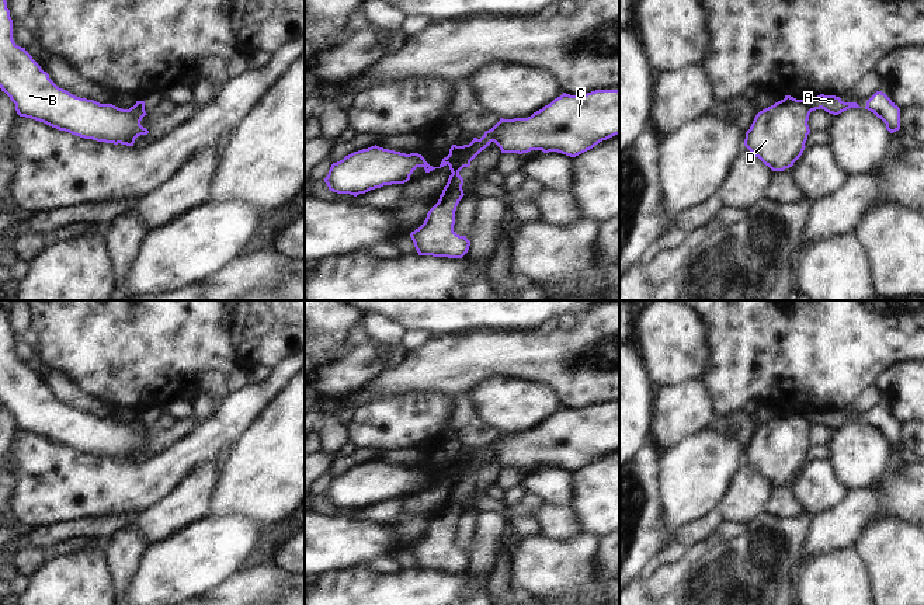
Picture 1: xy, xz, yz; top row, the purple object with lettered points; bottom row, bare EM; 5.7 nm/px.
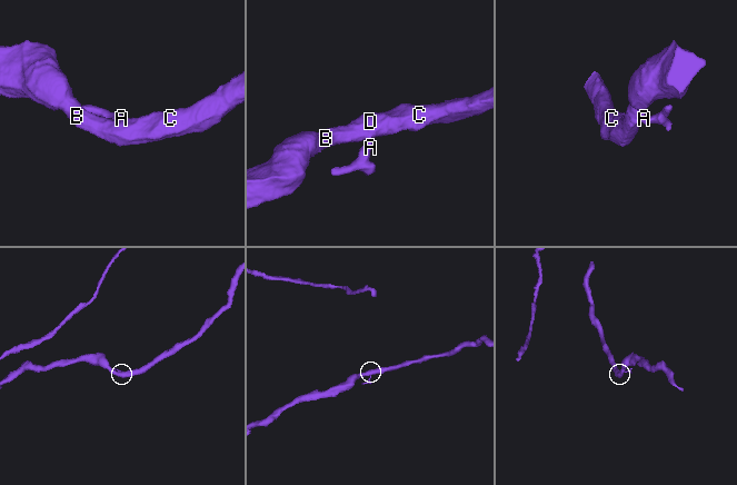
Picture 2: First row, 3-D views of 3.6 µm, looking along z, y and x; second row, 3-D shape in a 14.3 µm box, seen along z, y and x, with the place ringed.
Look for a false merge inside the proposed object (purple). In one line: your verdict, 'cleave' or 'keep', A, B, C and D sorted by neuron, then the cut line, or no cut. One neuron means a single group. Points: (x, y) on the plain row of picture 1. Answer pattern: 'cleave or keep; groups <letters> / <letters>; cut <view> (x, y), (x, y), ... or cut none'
cleave; groups A / B C D; cut yz (806, 416), (812, 424)

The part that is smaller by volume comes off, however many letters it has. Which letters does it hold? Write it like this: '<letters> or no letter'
A.

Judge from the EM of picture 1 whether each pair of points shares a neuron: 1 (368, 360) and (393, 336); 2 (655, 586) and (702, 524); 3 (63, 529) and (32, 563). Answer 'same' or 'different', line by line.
1: same
2: different
3: different

